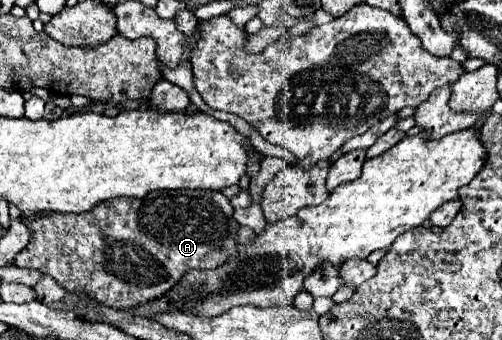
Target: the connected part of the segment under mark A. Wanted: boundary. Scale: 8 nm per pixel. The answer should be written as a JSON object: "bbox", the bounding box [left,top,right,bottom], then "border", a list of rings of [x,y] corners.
{"bbox":[16,190,238,310],"border":[[[154,190],[144,198],[112,198],[88,214],[48,214],[24,220],[30,230],[28,246],[16,254],[18,268],[36,268],[68,292],[86,292],[98,302],[122,310],[166,294],[190,270],[216,268],[236,254],[238,228],[234,208],[222,192],[212,190]]]}

